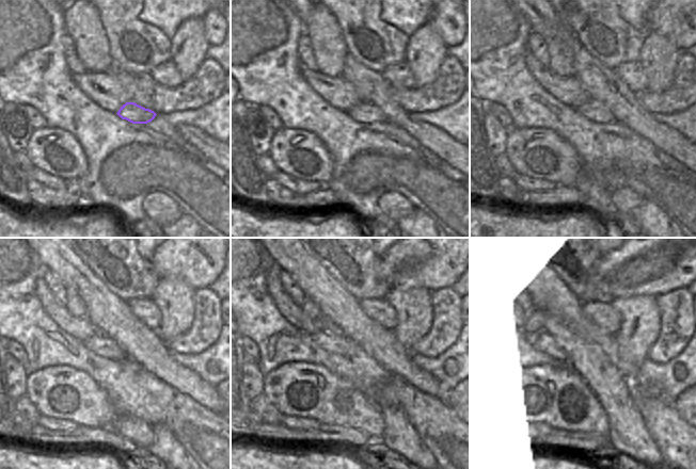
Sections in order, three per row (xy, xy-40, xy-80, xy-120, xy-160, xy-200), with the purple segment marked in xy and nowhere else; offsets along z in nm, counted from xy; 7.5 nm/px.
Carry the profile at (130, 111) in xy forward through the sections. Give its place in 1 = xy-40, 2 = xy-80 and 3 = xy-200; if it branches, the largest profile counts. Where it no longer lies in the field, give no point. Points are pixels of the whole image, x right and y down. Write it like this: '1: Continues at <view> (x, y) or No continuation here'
1: Continues at xy-40 (362, 112)
2: Continues at xy-80 (592, 110)
3: Continues at xy-200 (544, 342)

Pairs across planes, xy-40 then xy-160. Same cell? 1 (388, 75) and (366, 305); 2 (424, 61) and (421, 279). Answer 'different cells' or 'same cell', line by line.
1: same cell
2: different cells

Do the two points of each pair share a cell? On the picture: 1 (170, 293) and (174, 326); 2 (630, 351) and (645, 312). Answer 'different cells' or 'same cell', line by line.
1: same cell
2: same cell

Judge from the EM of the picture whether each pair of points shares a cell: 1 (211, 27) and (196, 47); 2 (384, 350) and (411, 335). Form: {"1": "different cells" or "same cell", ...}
{"1": "different cells", "2": "different cells"}

